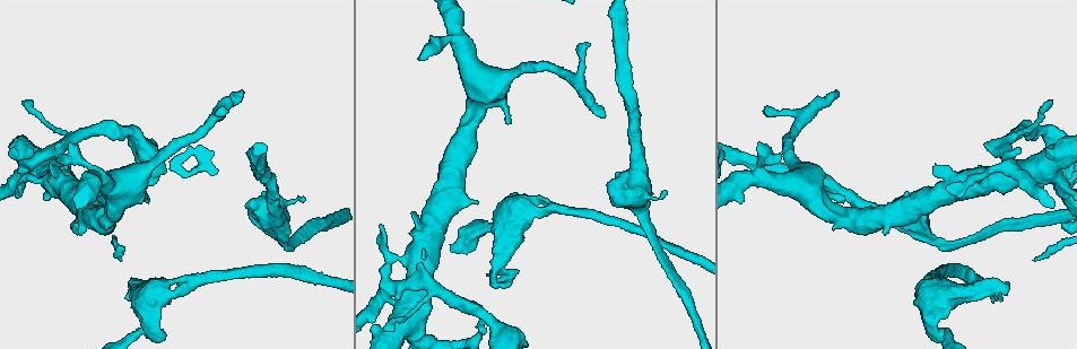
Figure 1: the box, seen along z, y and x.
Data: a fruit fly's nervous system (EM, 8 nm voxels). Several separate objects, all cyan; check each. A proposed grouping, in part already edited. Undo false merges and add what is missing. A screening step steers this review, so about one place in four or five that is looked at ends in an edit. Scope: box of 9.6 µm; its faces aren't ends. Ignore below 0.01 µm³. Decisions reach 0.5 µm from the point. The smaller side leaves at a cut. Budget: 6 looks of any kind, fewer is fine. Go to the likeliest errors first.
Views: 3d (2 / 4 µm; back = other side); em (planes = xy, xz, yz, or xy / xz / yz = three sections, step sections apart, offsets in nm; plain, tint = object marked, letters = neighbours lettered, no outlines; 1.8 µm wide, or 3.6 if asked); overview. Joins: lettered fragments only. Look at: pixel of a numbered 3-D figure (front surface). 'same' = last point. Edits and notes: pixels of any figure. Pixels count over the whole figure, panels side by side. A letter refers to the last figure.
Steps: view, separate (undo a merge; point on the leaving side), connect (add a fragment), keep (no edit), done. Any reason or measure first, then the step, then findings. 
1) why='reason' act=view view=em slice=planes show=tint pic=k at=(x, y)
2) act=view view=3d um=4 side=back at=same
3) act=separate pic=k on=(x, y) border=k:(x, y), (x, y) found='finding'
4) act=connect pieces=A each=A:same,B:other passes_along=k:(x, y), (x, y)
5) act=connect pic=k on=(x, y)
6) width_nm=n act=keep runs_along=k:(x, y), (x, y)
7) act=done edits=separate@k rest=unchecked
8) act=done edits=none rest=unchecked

why='thin end' act=view view=em slice=planes show=letters pic=1 at=(19, 188)

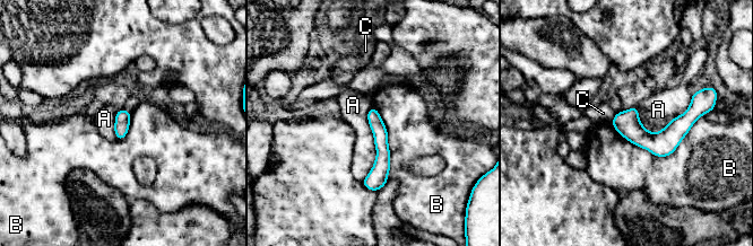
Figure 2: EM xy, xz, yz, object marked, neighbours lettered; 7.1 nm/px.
width_nm=110 act=keep each=A:other,B:other,C:other runs_along=2:(694, 116), (668, 138), (615, 123) found='no lettered fragment goes on from it'

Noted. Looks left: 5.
why='branch stops here' act=view view=em slice=xz step=8 show=letters pic=1 at=(841, 201)

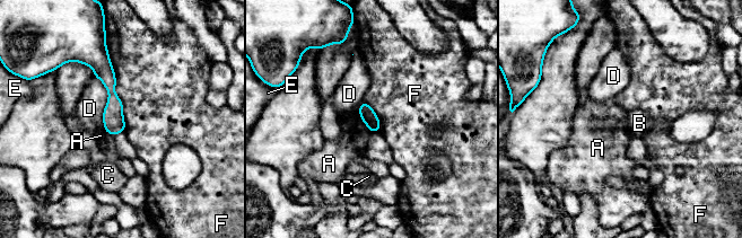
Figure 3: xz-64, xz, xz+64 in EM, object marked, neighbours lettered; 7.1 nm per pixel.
width_nm=110 act=keep each=A:other,B:other,C:other,D:other,E:other,F:other runs_along=3:(99, 56), (113, 98), (113, 132) found='none of them fits'

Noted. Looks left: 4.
why='sharp bend' act=view view=3d um=4 pic=1 at=(524, 201)

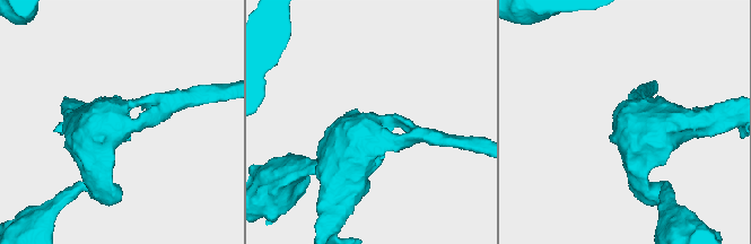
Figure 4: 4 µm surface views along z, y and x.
act=view view=em um=3.6 slice=xz step=4 show=tint pic=4 at=(117, 130)

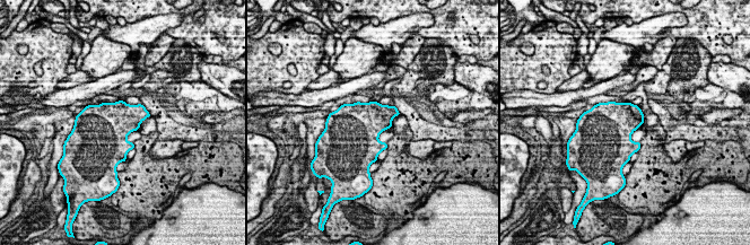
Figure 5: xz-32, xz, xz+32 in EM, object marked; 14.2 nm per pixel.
why='cut it another way' act=view view=em um=3.6 slice=planes show=letters at=same

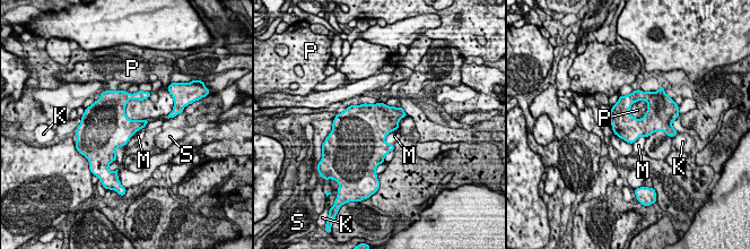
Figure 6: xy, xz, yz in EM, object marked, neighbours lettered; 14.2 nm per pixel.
act=keep each=K:other,M:other,P:other,S:other border=6:(148, 97), (131, 99), (125, 116) found='one neuron here'

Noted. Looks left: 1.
act=done edits=none rest=unchecked

